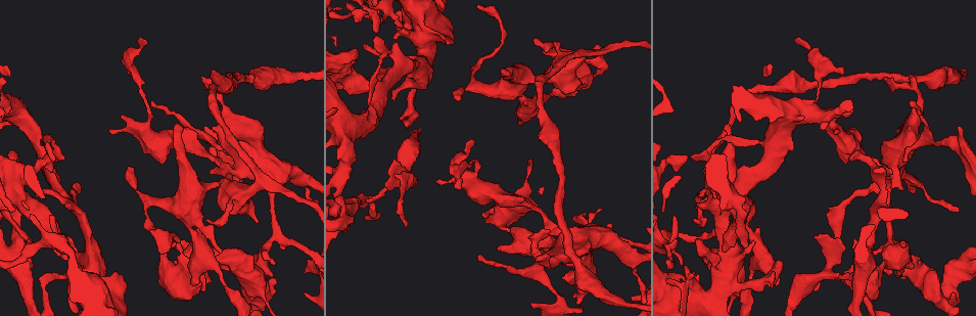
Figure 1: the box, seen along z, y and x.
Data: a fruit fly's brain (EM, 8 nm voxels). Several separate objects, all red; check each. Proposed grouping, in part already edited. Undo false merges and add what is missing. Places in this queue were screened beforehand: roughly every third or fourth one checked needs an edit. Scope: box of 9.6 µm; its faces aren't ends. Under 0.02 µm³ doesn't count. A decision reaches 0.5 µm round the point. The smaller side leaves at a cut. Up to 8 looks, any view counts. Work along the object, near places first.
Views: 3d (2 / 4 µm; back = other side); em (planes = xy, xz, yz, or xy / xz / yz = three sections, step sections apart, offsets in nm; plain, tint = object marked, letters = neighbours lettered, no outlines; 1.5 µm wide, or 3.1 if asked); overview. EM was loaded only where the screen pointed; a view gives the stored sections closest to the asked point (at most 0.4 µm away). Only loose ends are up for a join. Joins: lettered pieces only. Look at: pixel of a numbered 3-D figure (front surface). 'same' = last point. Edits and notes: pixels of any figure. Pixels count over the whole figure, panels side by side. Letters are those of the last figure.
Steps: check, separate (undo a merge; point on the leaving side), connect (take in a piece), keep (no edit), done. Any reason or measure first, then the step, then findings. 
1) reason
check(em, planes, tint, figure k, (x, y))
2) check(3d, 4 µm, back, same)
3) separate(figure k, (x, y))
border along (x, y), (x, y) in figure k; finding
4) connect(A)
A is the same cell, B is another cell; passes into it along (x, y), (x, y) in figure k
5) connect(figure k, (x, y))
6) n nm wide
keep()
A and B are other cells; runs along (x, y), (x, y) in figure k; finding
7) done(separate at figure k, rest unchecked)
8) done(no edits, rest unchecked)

free end
check(3d, 2 µm, figure 1, (796, 40))

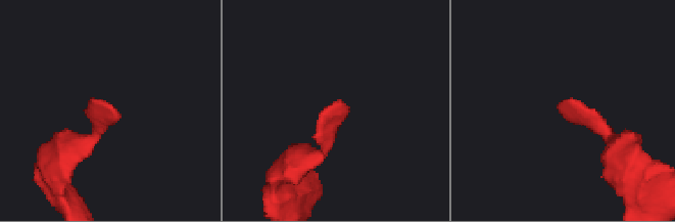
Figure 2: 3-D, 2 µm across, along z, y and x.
check(em, xz, step 4, letters, figure 2, (112, 108))

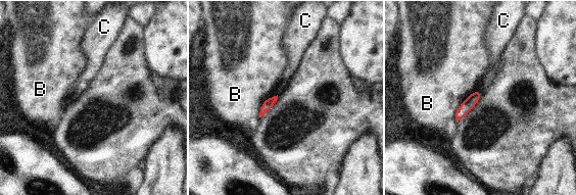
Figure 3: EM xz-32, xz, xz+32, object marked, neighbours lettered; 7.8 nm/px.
check(em, yz, step 4, letters, same)

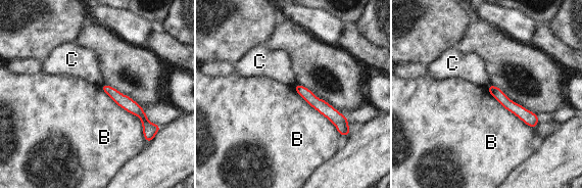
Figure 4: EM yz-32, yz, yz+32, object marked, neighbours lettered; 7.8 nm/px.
keep()
B and C are other cells; border along (100, 87), (139, 117), (144, 139) in figure 4; no lettered piece goes on from it

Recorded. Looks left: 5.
an open end
check(em, xy, step 8, letters, figure 1, (585, 85))

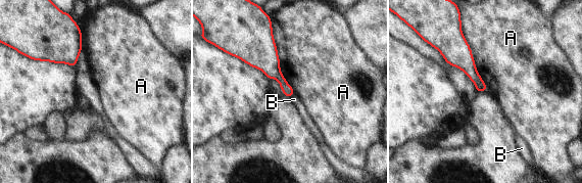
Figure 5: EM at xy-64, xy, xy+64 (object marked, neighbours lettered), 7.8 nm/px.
keep()
A and B are other cells; border along (271, 21), (281, 74), (295, 92) in figure 5; no lettered piece goes on from it

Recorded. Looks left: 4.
calibre changes
check(em, planes, letters, figure 1, (498, 16))

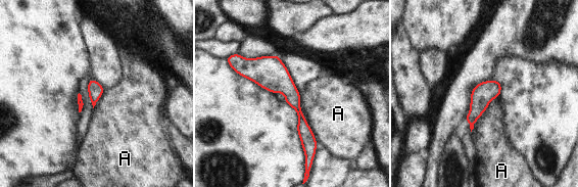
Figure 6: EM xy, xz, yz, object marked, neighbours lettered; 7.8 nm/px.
A touches over 400 nm
keep()
A is another cell; border along (299, 93), (299, 107), (317, 140) in figure 6; continuous, no second neuron

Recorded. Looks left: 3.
done(no edits, rest unchecked)

